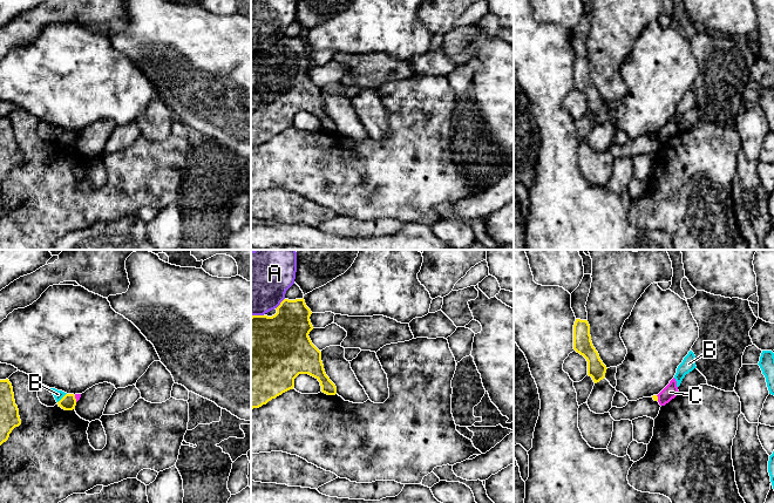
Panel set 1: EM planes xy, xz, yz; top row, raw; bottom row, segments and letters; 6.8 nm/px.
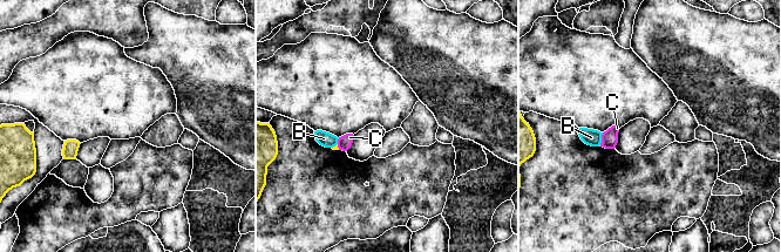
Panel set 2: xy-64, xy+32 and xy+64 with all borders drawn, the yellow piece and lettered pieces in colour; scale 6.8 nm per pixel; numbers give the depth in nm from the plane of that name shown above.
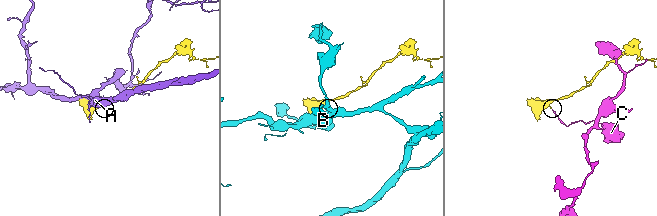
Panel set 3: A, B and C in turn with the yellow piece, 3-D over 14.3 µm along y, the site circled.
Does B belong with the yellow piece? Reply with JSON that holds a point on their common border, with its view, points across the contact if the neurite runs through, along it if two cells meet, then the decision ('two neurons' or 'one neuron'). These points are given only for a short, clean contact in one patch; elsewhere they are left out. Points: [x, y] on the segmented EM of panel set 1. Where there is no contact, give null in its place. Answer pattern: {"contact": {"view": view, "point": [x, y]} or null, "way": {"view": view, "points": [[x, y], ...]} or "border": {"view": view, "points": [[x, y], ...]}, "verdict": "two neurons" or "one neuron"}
{"contact": {"view": "xy", "point": [62, 398]}, "border": {"view": "xy", "points": [[66, 393], [58, 402]]}, "verdict": "two neurons"}

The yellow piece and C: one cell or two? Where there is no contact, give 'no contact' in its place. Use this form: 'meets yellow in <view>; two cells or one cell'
meets yellow in xy; two cells

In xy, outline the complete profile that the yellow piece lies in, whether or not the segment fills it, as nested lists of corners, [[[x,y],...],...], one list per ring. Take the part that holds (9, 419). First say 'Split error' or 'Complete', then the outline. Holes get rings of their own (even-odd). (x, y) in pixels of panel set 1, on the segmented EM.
Complete. [[[8,379],[0,380],[0,446],[8,440],[12,430],[20,424],[21,420],[12,383]]]

